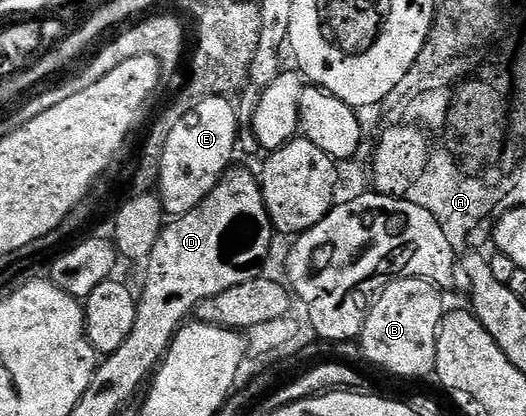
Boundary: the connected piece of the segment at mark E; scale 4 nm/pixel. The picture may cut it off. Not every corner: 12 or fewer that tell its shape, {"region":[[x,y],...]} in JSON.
{"region":[[206,98],[175,122],[158,167],[167,215],[231,169],[238,111]]}

